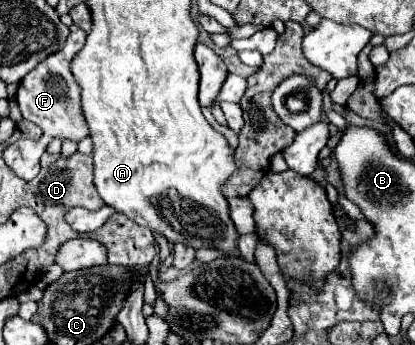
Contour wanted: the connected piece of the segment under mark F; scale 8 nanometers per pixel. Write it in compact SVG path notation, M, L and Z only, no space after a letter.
M70 27L70 37L66 41L66 47L44 61L40 61L22 81L16 93L16 101L20 105L22 117L28 121L34 121L42 129L42 137L38 139L40 145L48 145L52 137L60 139L84 139L88 137L88 125L84 123L84 115L80 113L80 87L76 85L76 79L72 77L70 63L72 57L84 47L86 33L78 27Z

